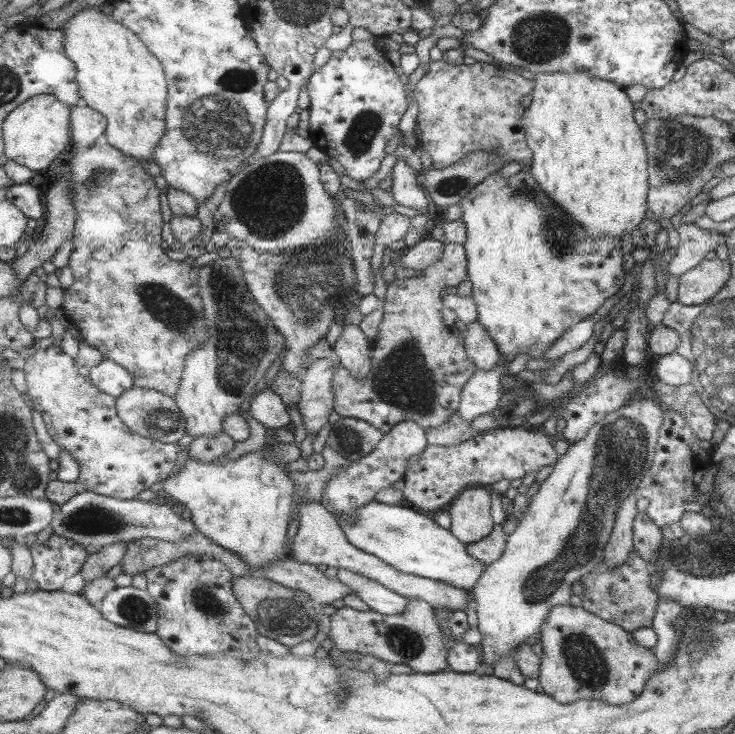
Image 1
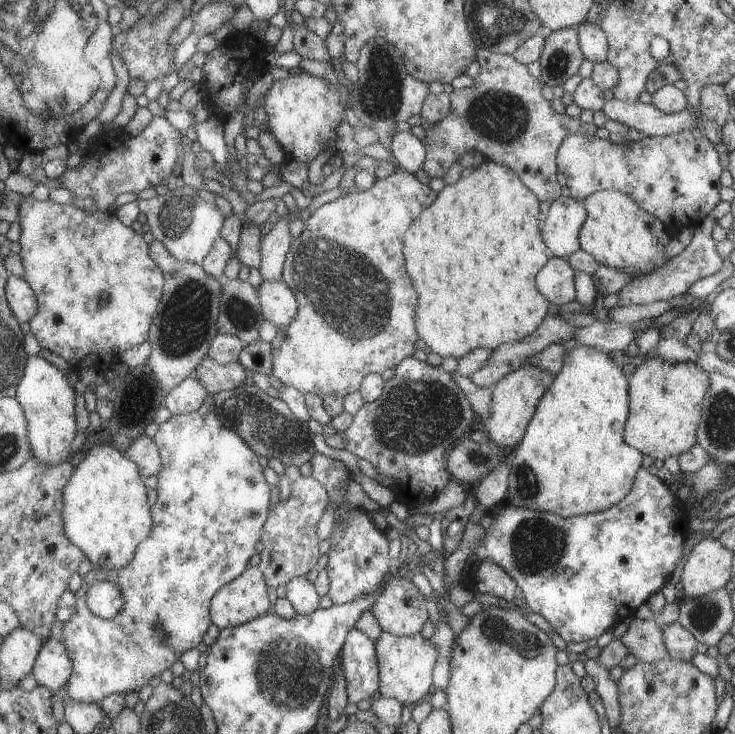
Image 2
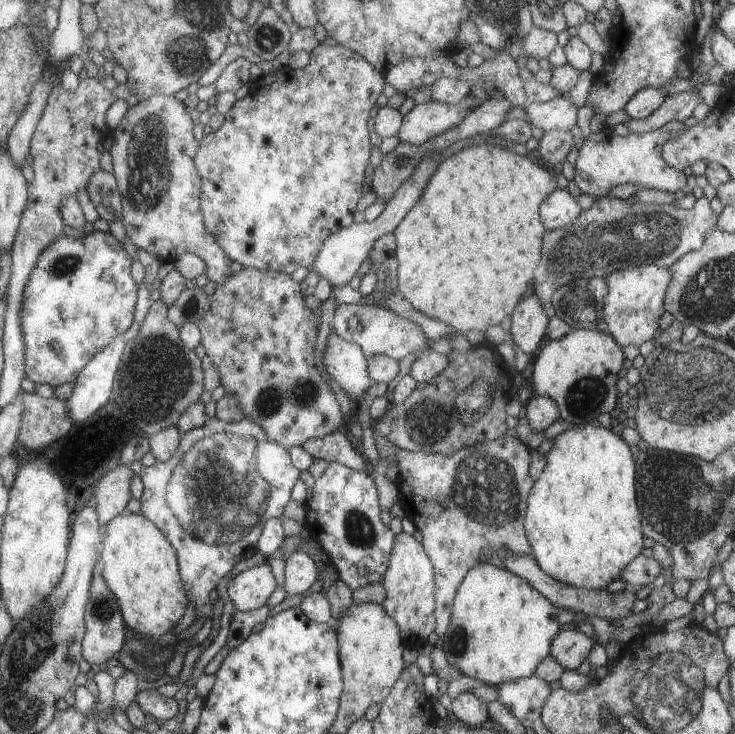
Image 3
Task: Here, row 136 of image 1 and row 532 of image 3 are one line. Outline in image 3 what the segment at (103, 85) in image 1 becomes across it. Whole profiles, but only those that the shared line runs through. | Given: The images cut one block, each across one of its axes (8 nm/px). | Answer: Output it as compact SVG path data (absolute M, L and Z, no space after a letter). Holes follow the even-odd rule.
M122 512L107 525L100 569L113 590L125 625L138 635L160 637L173 630L183 616L187 600L175 552L164 533L140 514Z

